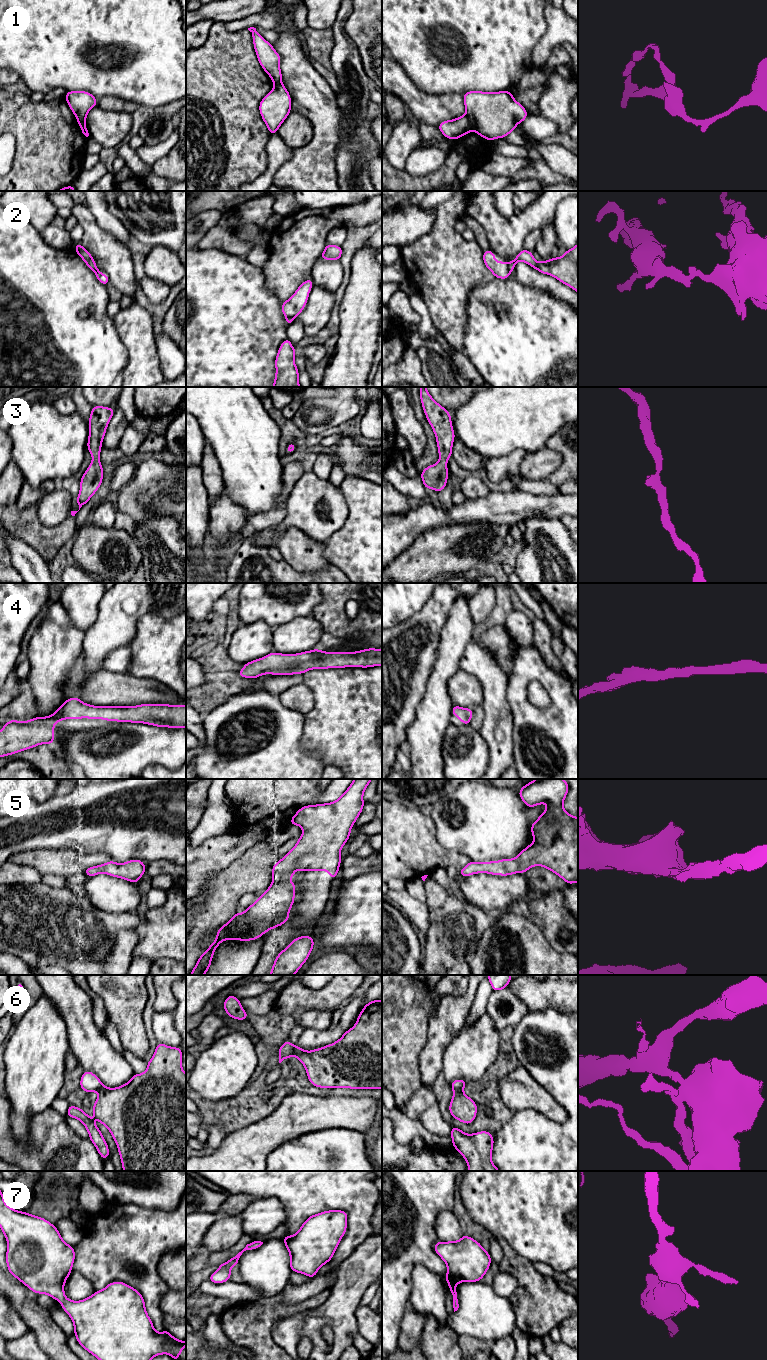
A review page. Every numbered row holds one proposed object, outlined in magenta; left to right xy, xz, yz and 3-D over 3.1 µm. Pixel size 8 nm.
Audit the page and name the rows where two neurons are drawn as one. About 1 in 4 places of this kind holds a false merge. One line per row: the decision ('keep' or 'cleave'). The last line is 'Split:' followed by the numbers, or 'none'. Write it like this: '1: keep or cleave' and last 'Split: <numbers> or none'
1: cleave
2: cleave
3: keep
4: keep
5: keep
6: cleave
7: keep
Split: 1, 2, 6

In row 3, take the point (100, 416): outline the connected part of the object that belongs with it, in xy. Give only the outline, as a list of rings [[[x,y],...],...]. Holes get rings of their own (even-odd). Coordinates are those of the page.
[[[92,406],[88,421],[89,436],[87,442],[87,449],[91,453],[92,463],[81,477],[80,491],[76,500],[79,510],[90,500],[102,484],[103,465],[99,462],[100,451],[107,426],[114,412],[115,408]],[[71,511],[71,515],[75,516],[78,511]]]

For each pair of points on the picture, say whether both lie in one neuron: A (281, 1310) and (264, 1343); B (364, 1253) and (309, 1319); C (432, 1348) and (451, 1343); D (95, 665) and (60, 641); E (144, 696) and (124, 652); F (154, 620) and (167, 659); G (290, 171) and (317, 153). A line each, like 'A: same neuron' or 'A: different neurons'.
A: same neuron
B: same neuron
C: same neuron
D: different neurons
E: different neurons
F: same neuron
G: same neuron

